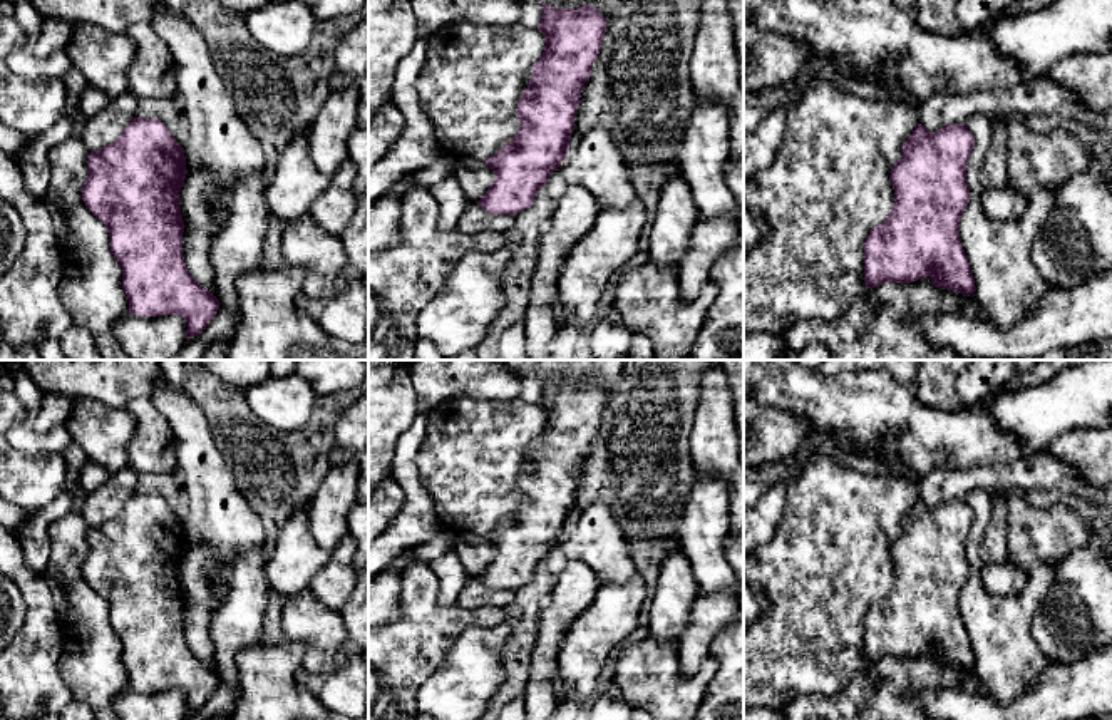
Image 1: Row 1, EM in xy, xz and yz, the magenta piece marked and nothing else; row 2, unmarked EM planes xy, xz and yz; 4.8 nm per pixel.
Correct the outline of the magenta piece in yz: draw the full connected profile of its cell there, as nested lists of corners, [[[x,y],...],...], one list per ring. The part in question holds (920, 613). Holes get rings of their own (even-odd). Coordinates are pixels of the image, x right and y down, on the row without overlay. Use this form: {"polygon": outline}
{"polygon": [[[918,499],[891,544],[893,586],[864,618],[866,663],[929,651],[941,665],[963,671],[976,666],[958,609],[970,576],[966,541],[973,522],[975,512],[965,499],[938,507]]]}

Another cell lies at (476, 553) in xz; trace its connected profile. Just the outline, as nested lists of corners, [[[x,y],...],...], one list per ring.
[[[459,536],[454,551],[469,576],[479,576],[496,556],[496,548],[486,537]]]

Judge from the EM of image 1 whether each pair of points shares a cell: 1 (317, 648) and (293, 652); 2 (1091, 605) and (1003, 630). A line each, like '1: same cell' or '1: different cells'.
1: different cells
2: different cells

